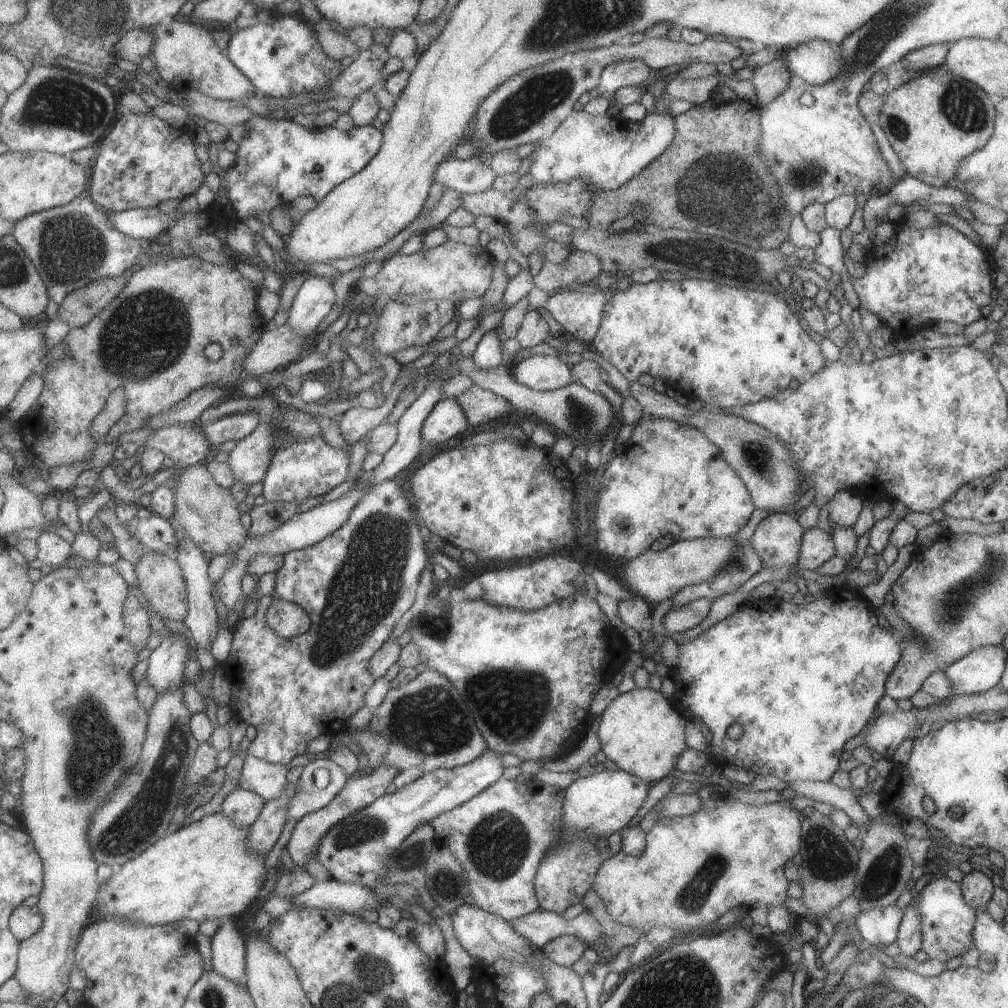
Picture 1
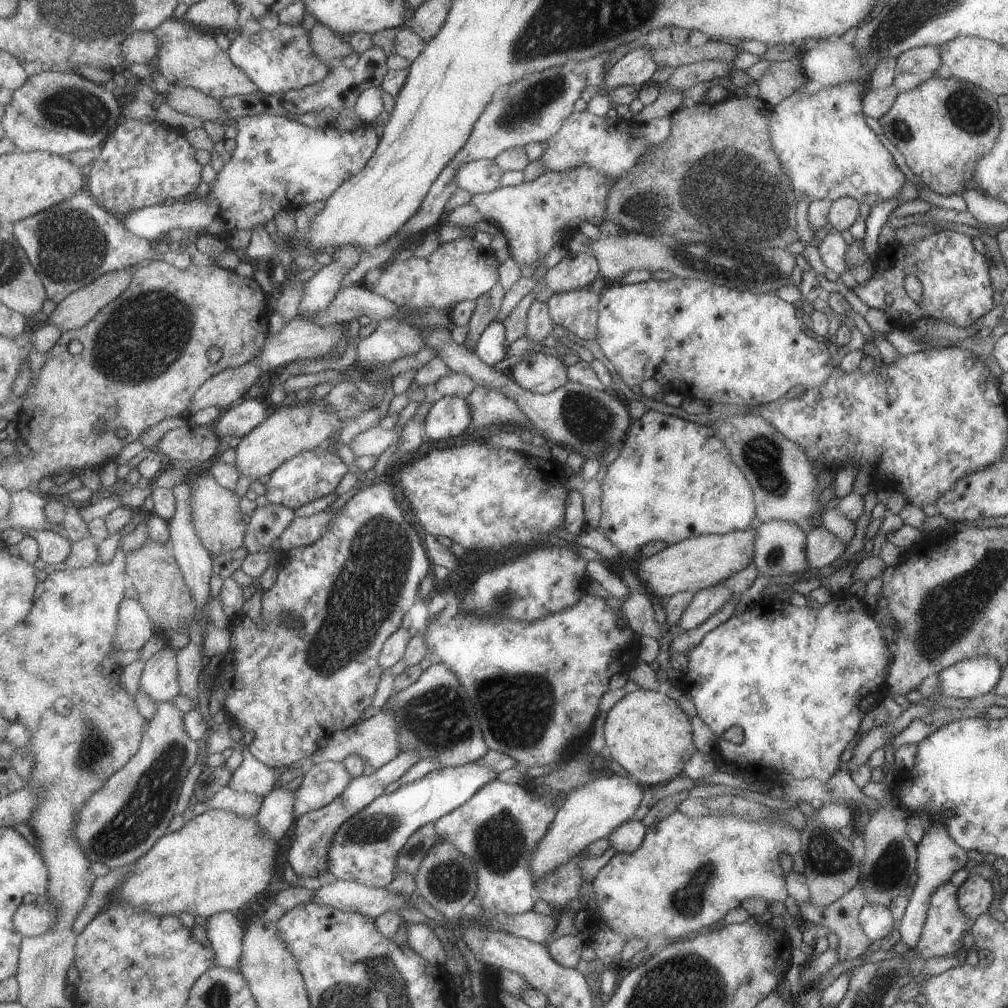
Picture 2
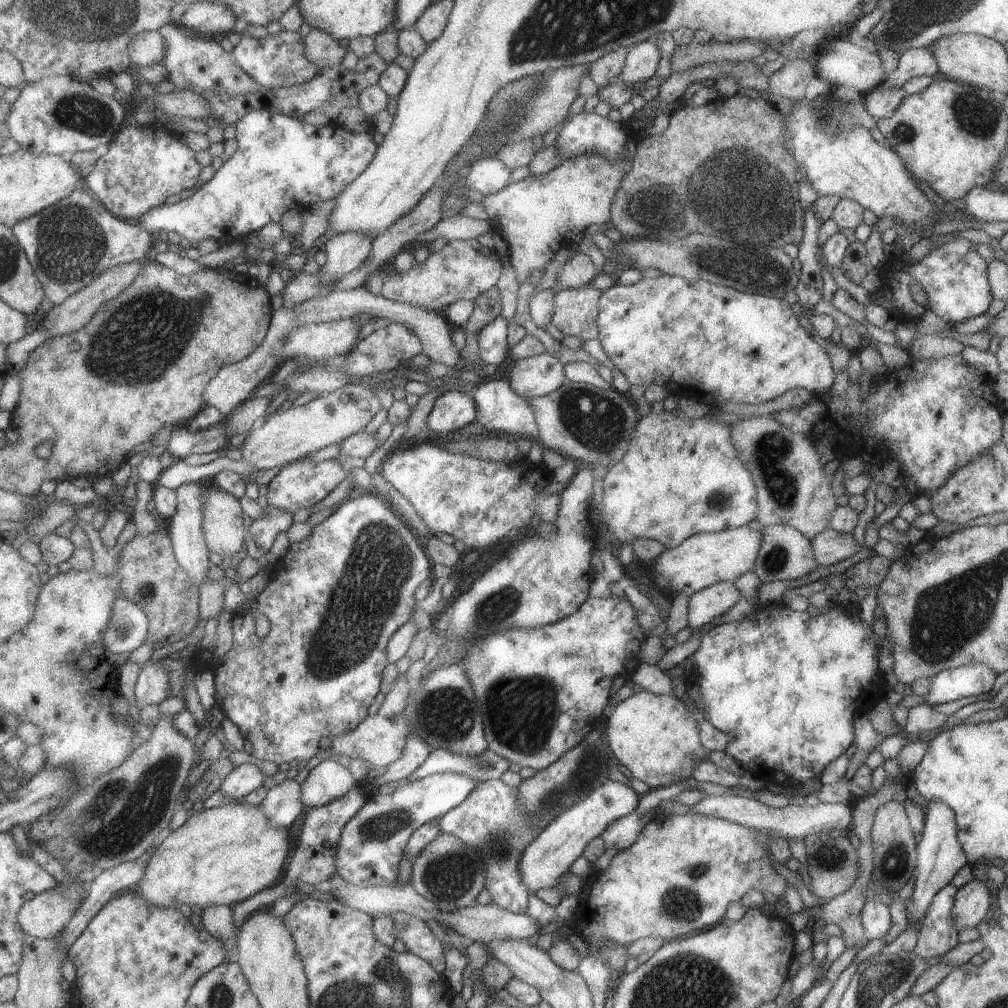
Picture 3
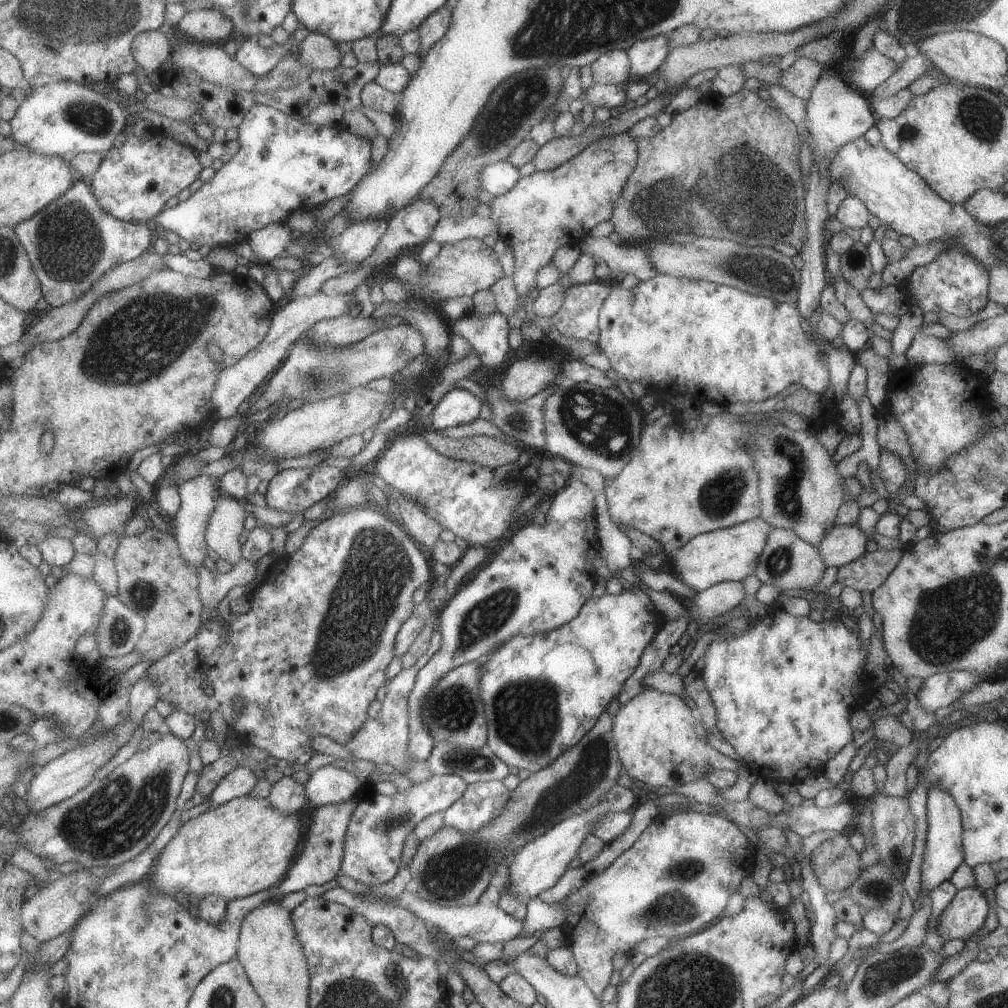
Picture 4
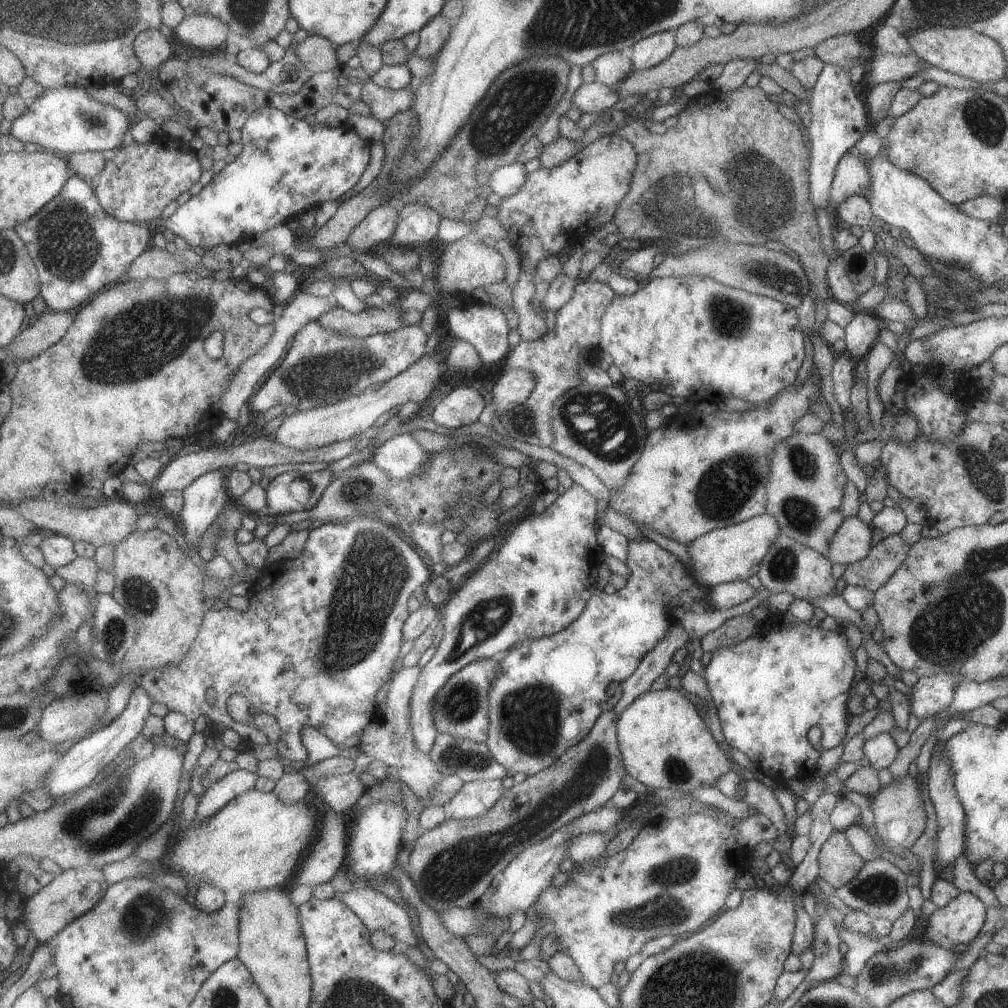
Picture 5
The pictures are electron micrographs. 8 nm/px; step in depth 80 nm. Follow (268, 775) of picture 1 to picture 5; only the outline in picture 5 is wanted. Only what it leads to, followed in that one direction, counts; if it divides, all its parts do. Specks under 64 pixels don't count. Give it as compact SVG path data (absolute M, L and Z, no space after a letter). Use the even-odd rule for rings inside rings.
M240 769L213 784L200 798L197 822L215 816L237 796L254 790L257 780L259 777L256 773Z

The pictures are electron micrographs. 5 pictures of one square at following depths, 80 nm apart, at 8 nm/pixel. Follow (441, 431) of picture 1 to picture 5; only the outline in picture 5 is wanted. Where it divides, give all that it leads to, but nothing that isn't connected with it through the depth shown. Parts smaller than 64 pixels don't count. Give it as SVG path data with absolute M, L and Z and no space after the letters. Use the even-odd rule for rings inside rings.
M477 386L454 387L449 396L435 408L432 419L437 425L457 429L478 421L484 406Z

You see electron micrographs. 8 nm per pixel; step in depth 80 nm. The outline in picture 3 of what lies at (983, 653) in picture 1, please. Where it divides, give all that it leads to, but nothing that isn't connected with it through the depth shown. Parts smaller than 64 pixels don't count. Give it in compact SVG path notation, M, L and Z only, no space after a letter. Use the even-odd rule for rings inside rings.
M981 663L942 670L930 678L923 703L933 706L964 696L985 697L996 689L993 684L996 676L989 667Z

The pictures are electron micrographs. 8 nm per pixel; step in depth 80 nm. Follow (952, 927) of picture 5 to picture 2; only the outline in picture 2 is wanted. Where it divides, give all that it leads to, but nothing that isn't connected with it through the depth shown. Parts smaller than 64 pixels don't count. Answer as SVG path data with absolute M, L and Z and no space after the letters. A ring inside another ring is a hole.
M969 875L956 894L957 906L973 922L979 915L987 913L993 900L991 883L983 875Z

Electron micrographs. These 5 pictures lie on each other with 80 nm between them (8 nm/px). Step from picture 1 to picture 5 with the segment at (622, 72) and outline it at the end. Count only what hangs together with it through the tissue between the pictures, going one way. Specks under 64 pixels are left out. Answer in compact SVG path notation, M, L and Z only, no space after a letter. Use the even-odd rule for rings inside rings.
M665 31L639 40L627 52L633 70L647 70L665 61L676 48L674 32Z

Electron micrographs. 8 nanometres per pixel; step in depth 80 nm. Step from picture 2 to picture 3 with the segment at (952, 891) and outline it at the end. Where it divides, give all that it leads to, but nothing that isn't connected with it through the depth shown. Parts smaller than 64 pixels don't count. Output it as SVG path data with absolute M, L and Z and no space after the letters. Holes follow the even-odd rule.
M949 883L940 888L933 896L920 924L918 941L913 952L924 959L939 956L957 944L951 909L955 888Z

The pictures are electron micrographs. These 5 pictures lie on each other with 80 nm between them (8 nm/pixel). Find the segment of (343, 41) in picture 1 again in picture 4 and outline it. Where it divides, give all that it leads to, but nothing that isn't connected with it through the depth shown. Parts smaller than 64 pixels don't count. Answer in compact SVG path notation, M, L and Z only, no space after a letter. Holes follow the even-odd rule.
M310 33L299 46L300 59L310 71L331 70L339 67L343 60L337 42L323 33Z

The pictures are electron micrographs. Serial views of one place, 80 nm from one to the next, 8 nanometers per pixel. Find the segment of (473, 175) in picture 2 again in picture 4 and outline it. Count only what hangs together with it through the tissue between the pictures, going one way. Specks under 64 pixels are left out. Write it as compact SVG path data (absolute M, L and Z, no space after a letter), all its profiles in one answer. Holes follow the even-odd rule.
M505 161L485 165L480 172L480 188L494 197L505 194L515 186L519 178L519 168Z

